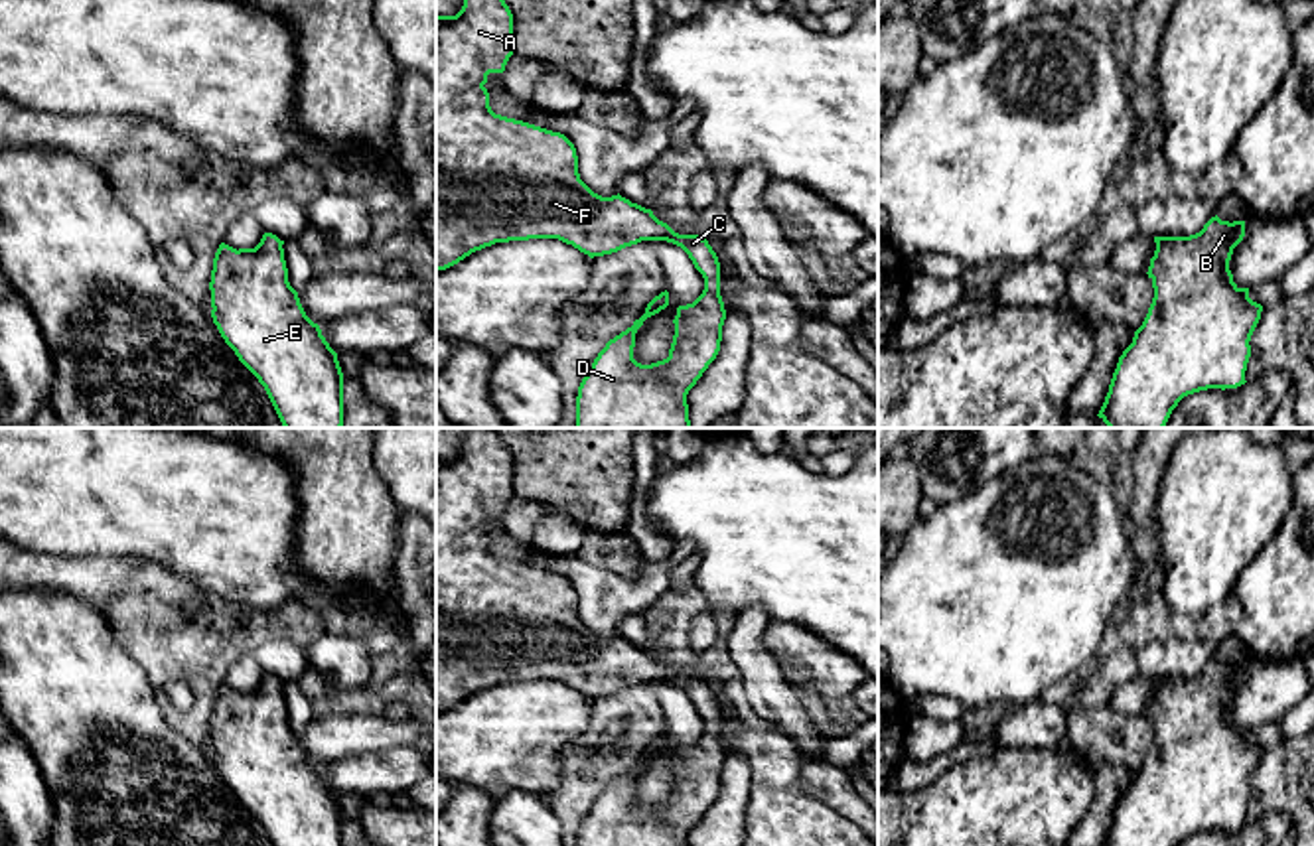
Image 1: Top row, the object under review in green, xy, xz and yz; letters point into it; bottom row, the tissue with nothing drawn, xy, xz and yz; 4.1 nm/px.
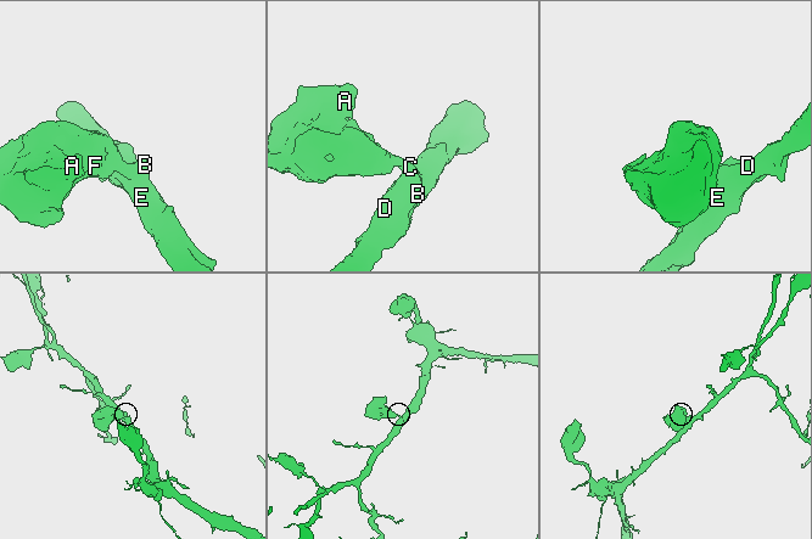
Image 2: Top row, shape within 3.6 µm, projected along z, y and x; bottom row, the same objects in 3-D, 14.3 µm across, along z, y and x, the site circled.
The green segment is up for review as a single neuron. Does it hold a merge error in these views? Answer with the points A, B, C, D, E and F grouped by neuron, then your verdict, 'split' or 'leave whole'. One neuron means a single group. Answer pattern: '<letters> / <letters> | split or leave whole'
A B C D E F | leave whole

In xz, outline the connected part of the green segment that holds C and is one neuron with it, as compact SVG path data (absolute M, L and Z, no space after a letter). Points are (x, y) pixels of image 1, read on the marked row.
M464 0L456 16L436 16L436 272L458 264L475 250L509 241L558 239L590 258L641 241L667 241L681 247L702 274L704 290L693 304L677 308L669 357L651 365L633 359L637 329L647 317L669 306L665 290L647 304L645 314L631 327L610 339L594 359L578 387L576 428L691 428L687 394L716 359L726 319L718 256L706 239L675 233L651 209L631 203L620 193L612 197L594 193L580 179L576 148L564 134L495 114L483 85L489 73L505 71L511 55L513 14L505 0Z

